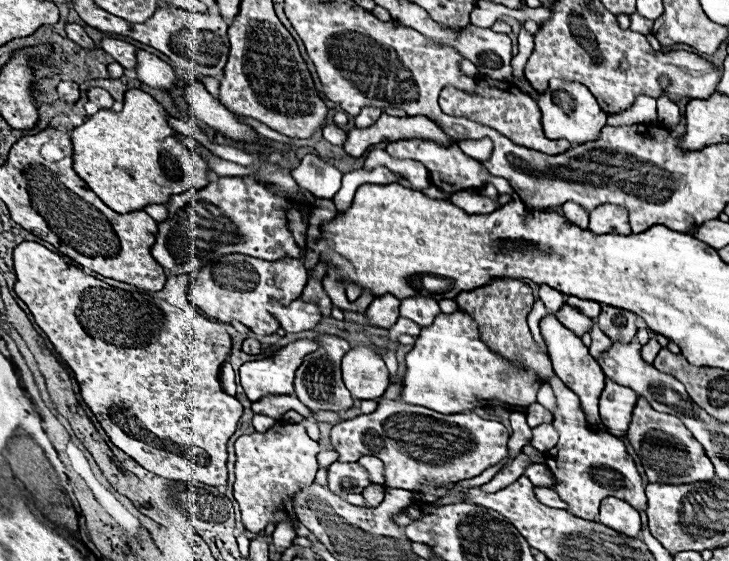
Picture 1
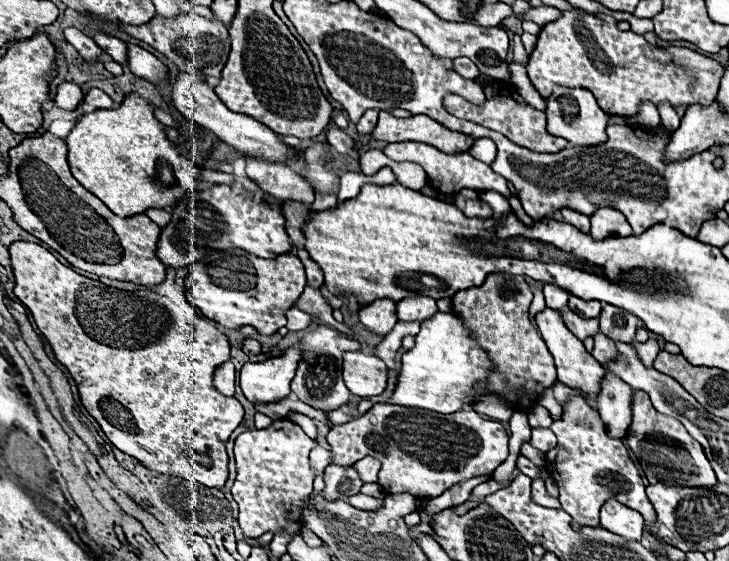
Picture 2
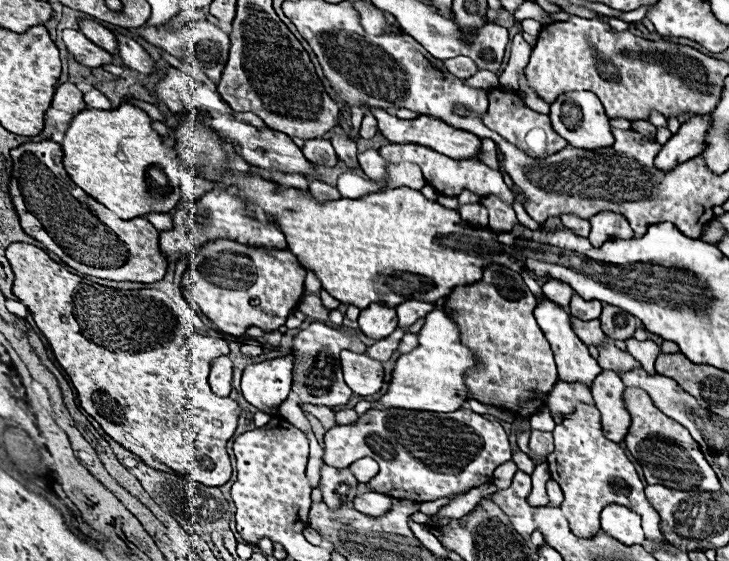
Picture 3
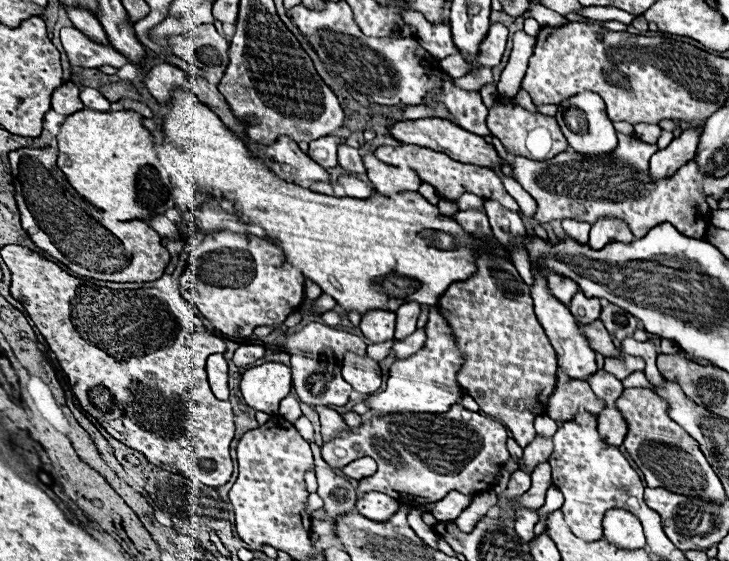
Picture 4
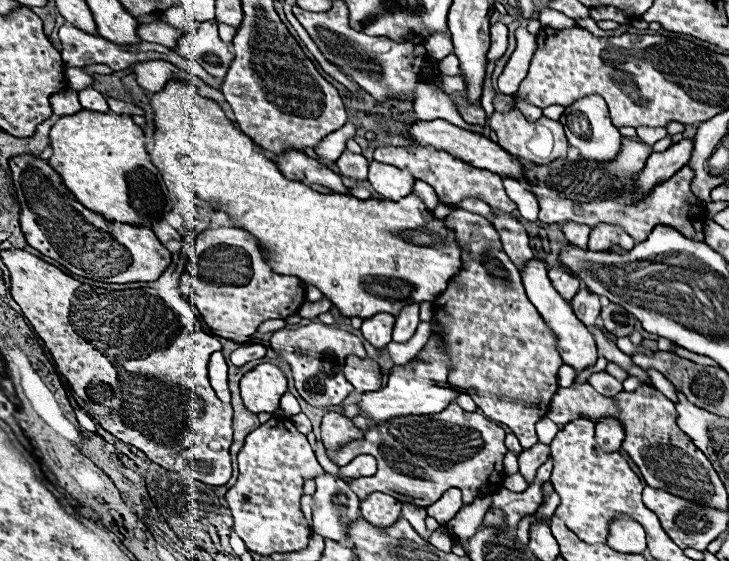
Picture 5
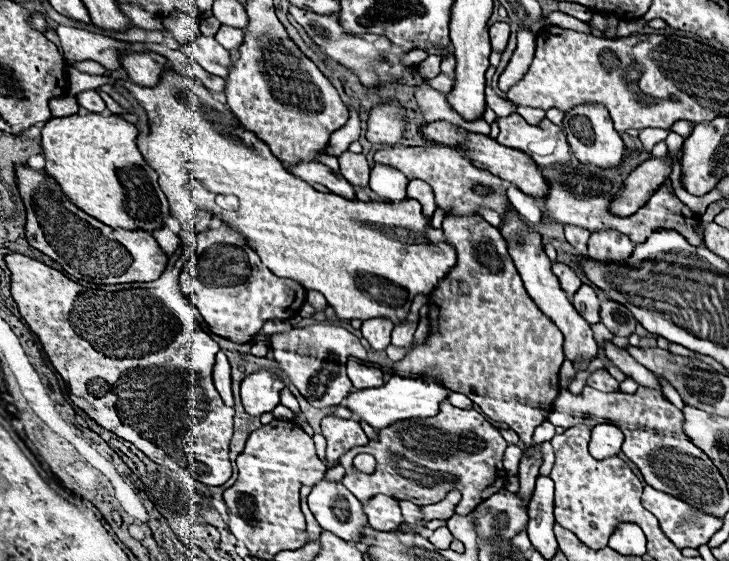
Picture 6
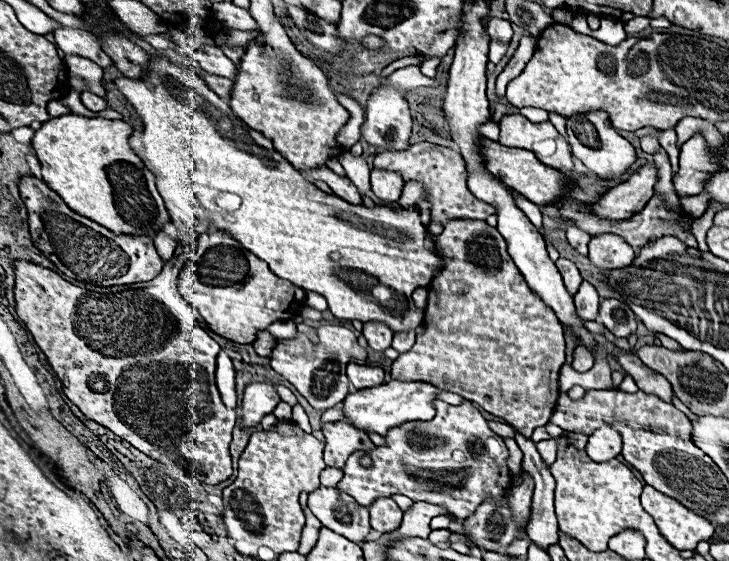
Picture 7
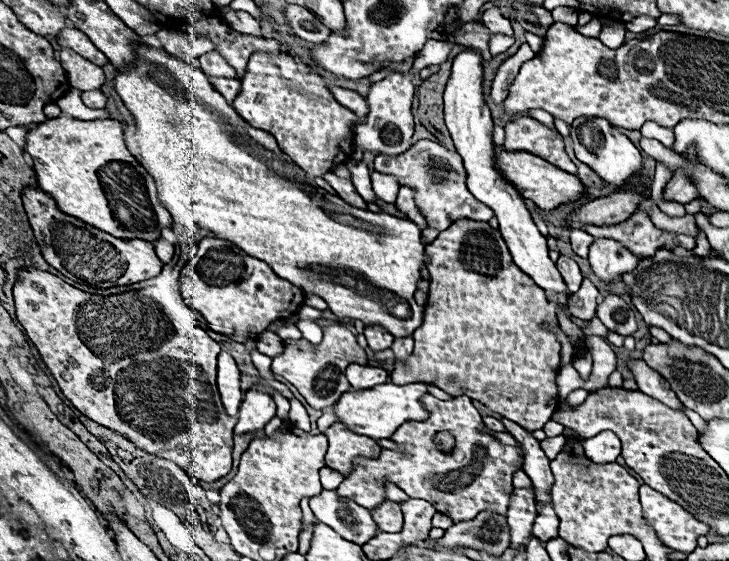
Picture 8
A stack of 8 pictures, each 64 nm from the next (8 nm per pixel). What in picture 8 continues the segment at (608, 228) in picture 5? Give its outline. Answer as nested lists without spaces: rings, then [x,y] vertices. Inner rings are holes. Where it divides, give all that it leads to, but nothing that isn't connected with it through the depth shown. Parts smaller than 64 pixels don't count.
[[[594,240],[590,246],[590,266],[602,282],[622,282],[622,274],[634,272],[638,258],[616,240]]]

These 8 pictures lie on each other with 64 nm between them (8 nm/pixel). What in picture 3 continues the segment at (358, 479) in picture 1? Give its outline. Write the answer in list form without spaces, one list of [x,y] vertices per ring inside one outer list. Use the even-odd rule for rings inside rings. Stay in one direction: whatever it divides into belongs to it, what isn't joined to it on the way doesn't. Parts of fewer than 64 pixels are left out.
[[[322,464],[320,492],[322,492],[328,508],[334,510],[340,506],[350,506],[352,500],[356,498],[356,484],[358,484],[358,480],[346,468],[338,470],[338,468]]]

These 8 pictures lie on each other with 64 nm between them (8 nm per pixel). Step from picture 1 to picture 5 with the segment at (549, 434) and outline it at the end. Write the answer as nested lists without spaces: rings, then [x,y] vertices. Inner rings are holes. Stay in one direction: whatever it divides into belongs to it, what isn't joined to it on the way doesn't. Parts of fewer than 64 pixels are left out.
[[[534,444],[532,448],[522,450],[522,454],[518,456],[518,464],[520,464],[520,474],[524,476],[524,480],[528,484],[532,484],[532,480],[536,476],[536,468],[540,468],[544,464],[548,454],[550,454],[548,444]]]

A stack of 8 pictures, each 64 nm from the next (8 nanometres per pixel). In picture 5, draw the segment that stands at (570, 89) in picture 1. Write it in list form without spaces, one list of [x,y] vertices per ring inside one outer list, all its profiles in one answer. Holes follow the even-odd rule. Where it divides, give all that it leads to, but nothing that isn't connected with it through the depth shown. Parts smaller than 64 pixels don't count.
[[[588,96],[588,98],[580,98],[576,100],[576,104],[570,104],[562,118],[560,124],[566,130],[568,142],[570,146],[578,148],[580,158],[584,160],[596,160],[596,162],[610,162],[618,156],[620,152],[620,132],[612,126],[610,122],[610,114],[608,108],[604,104],[604,100],[600,100],[600,96]]]

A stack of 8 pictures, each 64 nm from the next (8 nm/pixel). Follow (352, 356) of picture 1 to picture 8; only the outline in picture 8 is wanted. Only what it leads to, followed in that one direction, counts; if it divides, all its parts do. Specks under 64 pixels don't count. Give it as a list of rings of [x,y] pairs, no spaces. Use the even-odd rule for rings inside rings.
[[[350,364],[346,368],[346,378],[350,380],[354,390],[368,390],[368,388],[374,388],[378,384],[384,384],[388,380],[388,372],[382,368]]]

